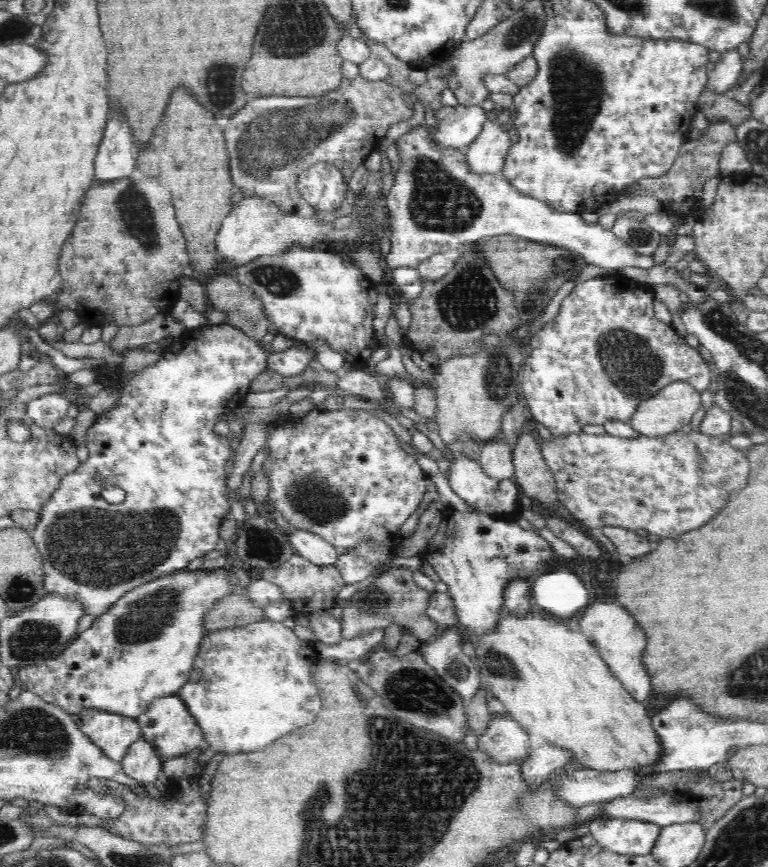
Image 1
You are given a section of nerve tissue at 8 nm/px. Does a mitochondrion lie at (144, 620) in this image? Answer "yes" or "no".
yes

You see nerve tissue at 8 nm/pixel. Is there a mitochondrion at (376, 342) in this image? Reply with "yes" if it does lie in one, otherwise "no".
no

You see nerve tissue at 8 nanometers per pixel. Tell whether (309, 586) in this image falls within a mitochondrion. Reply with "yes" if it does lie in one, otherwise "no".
no

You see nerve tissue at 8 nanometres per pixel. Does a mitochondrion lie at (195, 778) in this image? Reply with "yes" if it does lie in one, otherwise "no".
no

